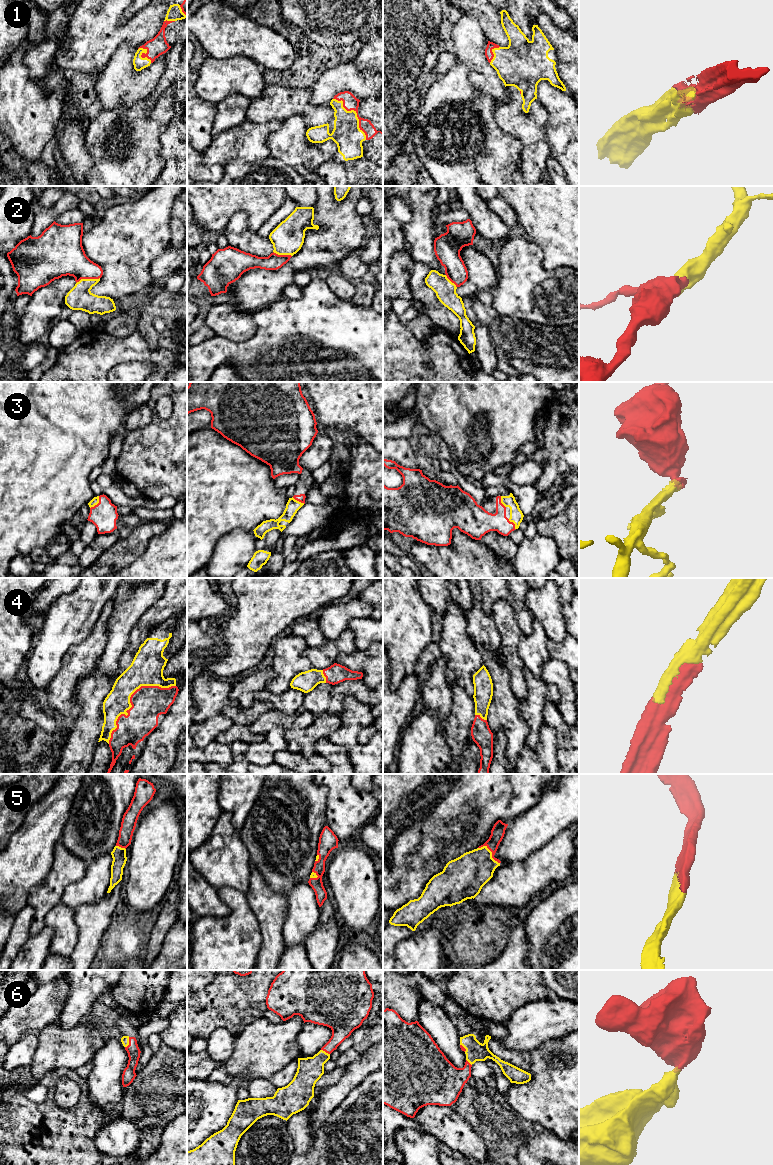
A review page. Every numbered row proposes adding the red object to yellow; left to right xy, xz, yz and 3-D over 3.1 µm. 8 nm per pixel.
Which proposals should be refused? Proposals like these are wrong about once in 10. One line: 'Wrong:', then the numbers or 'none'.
Wrong: none

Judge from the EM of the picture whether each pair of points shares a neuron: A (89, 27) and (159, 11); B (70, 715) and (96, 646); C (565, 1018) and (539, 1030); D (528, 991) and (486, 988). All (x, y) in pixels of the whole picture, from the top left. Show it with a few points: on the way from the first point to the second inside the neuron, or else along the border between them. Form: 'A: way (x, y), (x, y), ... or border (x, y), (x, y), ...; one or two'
A: way (106, 29), (140, 29), (142, 27); one
B: way (69, 698), (69, 674), (79, 663); one
C: way (559, 1018), (551, 1018), (545, 1024); one
D: way (518, 987), (496, 987); one

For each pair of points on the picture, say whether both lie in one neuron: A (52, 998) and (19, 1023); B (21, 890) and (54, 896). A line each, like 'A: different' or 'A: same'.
A: same
B: different

